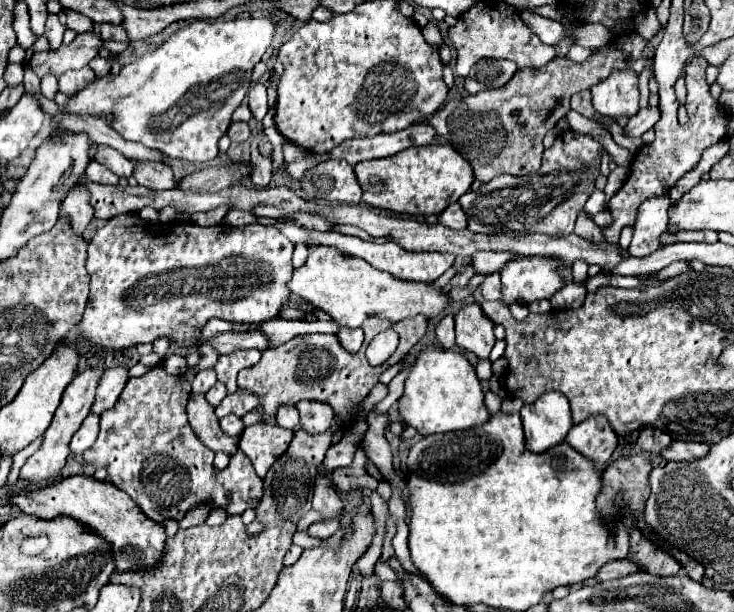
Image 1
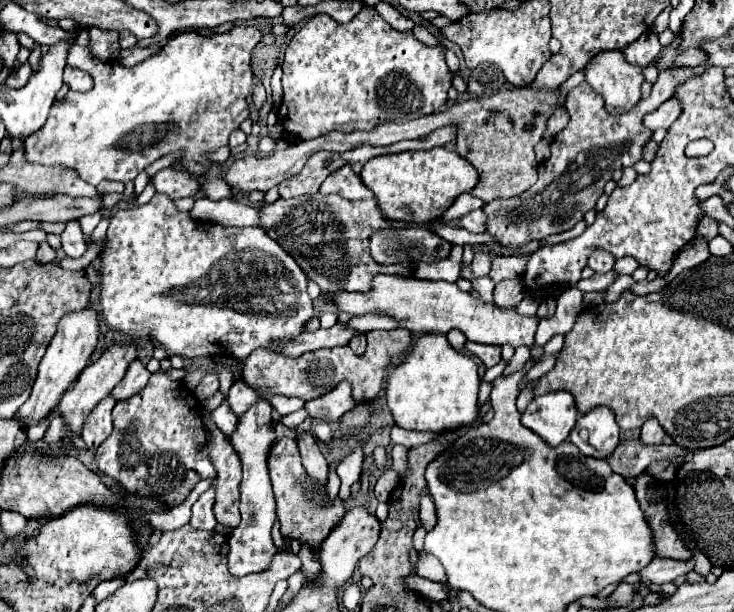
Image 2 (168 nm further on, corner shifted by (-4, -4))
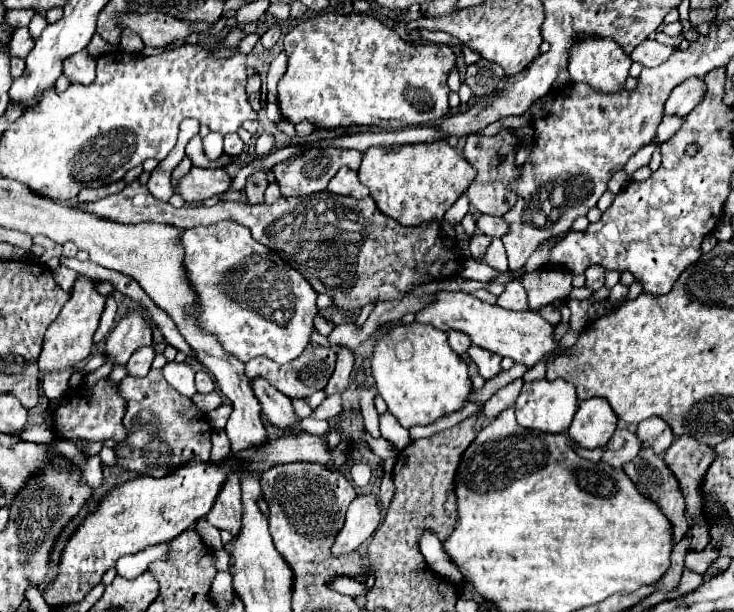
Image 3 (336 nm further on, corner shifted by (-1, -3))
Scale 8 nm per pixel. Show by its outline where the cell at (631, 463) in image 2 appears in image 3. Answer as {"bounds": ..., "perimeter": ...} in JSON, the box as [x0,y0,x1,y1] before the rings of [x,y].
{"bounds":[572,429,644,469],"perimeter":[[[616,429],[612,439],[610,439],[610,445],[606,443],[604,447],[592,449],[592,451],[582,449],[574,443],[572,443],[572,447],[578,451],[578,455],[582,455],[590,461],[604,461],[616,469],[622,469],[626,463],[630,463],[632,459],[636,459],[640,455],[640,451],[644,449],[644,443],[628,429]]]}

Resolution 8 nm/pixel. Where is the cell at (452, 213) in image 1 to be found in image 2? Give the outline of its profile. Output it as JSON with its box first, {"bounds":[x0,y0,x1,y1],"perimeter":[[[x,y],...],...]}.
{"bounds":[459,208,485,232],"perimeter":[[[479,208],[479,210],[473,210],[473,212],[465,214],[459,220],[459,226],[467,228],[469,232],[483,232],[485,230],[485,212]]]}

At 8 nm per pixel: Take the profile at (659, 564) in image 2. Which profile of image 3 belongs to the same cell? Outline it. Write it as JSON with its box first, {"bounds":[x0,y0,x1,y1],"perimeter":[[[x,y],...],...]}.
{"bounds":[684,545,718,573],"perimeter":[[[708,545],[702,553],[696,553],[696,551],[688,551],[686,557],[684,557],[684,567],[694,571],[694,573],[704,573],[710,565],[710,561],[714,561],[718,555],[714,555],[714,545]]]}

